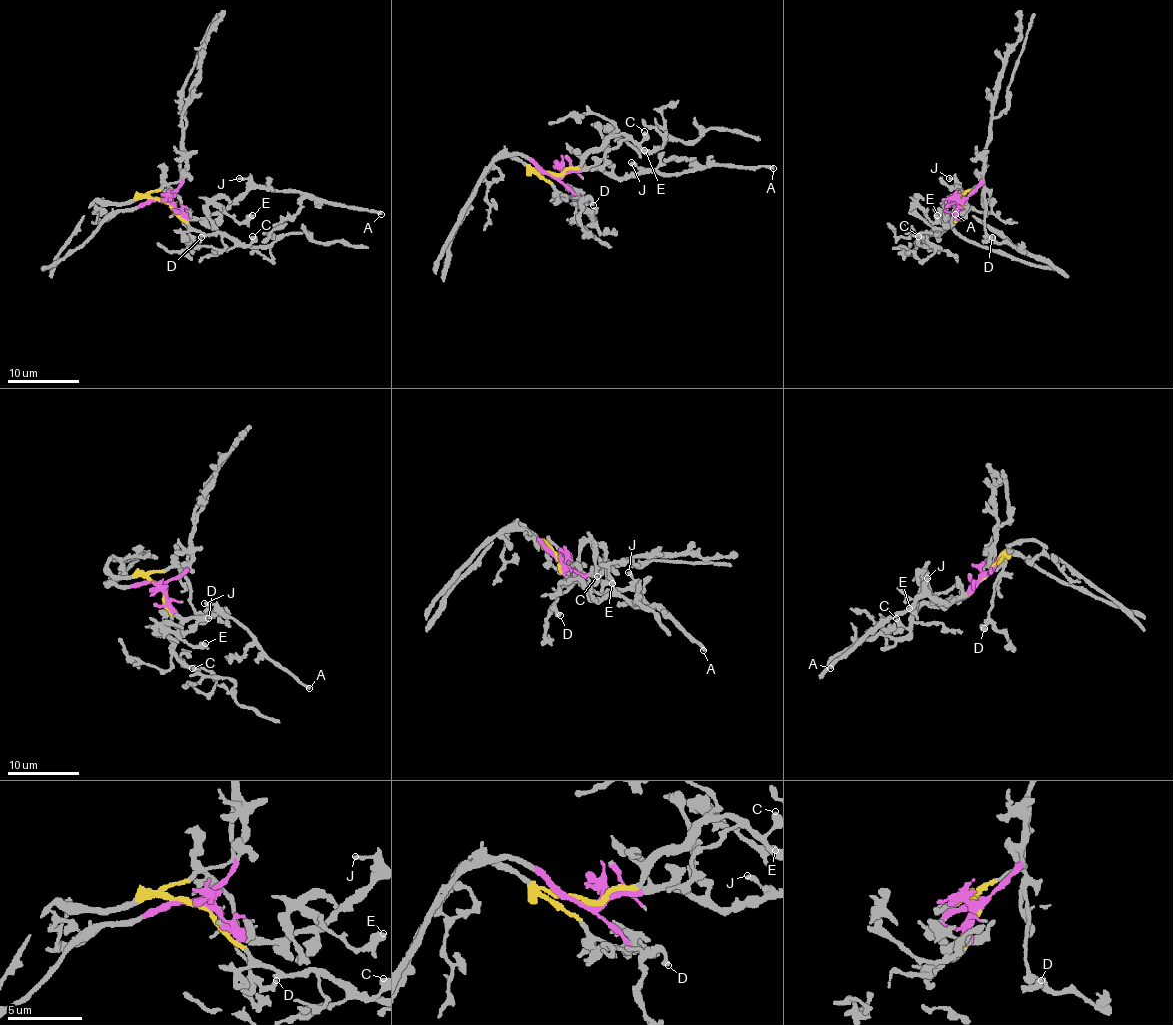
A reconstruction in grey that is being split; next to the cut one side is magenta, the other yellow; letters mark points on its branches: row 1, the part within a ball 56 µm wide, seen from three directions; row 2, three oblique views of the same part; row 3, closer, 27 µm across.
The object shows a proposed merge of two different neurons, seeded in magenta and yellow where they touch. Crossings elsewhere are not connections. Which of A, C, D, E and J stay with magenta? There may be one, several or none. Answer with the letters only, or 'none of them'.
A, E, J

